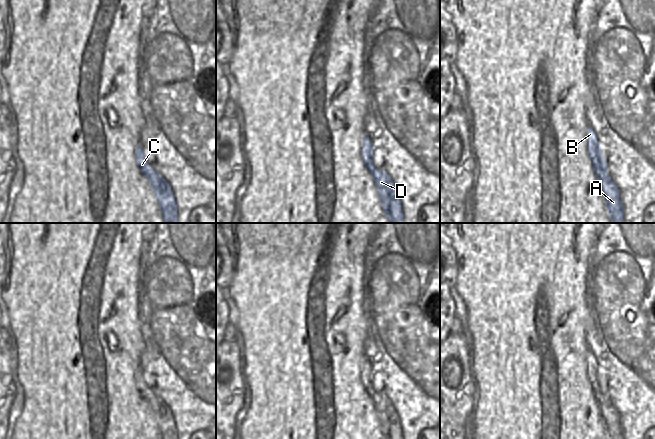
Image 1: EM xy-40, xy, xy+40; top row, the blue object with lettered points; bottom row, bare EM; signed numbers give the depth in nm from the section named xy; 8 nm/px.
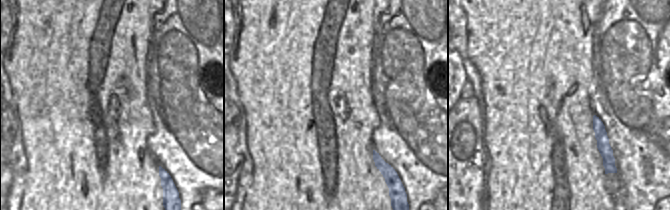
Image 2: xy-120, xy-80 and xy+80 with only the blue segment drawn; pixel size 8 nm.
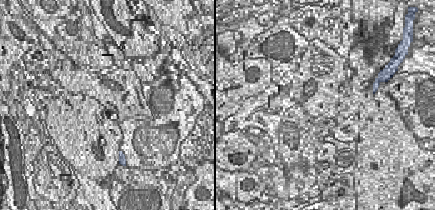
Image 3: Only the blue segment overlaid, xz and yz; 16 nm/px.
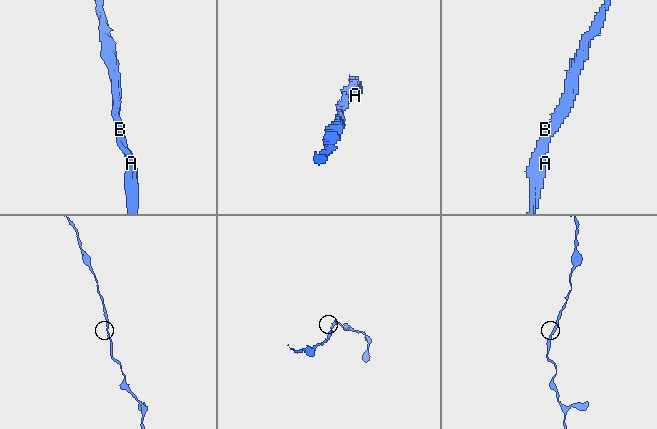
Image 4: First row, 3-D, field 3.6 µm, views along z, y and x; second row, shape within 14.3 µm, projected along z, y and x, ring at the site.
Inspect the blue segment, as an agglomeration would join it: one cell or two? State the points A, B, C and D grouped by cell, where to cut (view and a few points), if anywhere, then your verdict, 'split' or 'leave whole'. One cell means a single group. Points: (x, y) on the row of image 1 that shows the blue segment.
A B C D; no cut; leave whole

